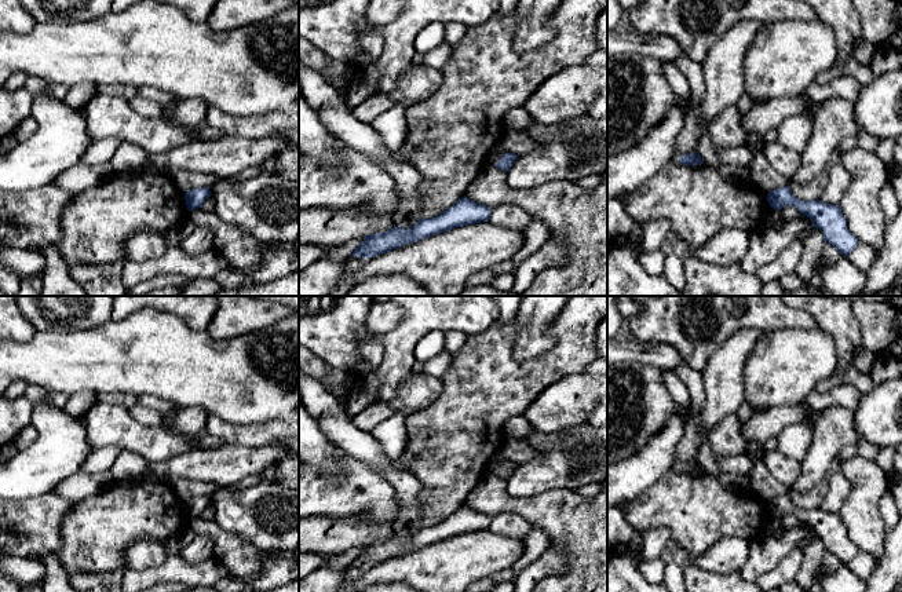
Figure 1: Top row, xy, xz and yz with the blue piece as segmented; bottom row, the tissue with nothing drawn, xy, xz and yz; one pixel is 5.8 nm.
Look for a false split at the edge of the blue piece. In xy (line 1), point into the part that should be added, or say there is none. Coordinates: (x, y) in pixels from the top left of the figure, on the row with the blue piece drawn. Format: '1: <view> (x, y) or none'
1: none

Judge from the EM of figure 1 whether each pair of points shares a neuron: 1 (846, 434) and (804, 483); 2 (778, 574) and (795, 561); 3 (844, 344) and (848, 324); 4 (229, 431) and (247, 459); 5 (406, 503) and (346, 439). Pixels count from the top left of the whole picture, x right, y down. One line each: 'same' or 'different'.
1: same
2: same
3: same
4: different
5: same

